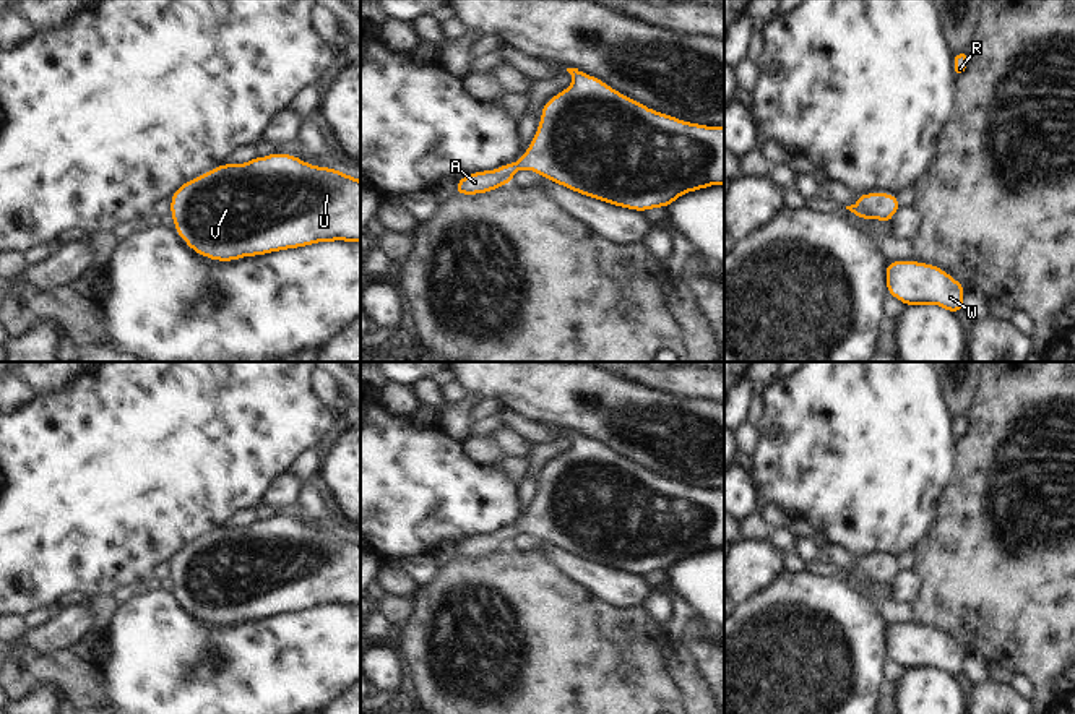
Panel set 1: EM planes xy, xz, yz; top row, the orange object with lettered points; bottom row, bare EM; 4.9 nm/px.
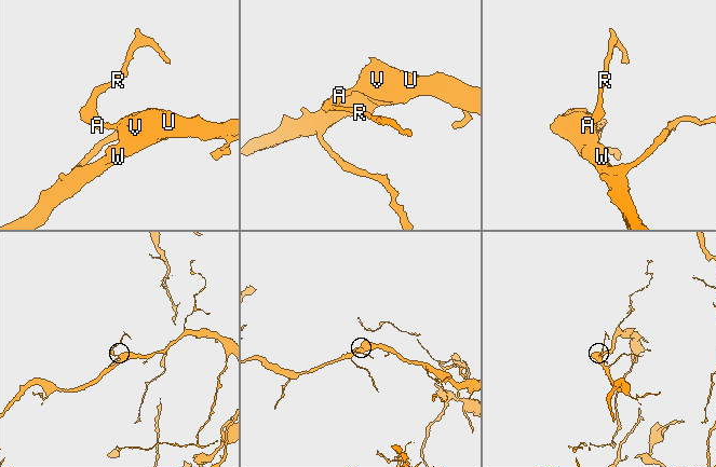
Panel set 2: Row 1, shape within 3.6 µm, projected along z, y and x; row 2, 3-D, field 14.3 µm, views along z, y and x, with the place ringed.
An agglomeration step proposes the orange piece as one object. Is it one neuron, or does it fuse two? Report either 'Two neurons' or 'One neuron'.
One neuron.

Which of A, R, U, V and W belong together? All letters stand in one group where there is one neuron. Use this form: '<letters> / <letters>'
A R U V W

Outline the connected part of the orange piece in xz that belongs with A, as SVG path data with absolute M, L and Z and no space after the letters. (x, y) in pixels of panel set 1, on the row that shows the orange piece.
M583 70L567 71L573 83L544 104L525 154L516 162L461 177L455 195L494 191L526 169L588 198L643 213L667 208L685 193L724 185L724 125L680 120L643 105Z

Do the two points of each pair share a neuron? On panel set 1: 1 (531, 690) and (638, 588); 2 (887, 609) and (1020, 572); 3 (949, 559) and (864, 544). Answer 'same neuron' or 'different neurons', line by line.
1: different neurons
2: different neurons
3: different neurons

